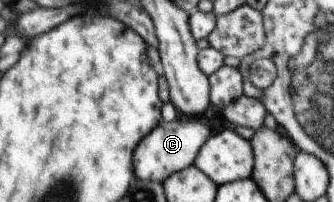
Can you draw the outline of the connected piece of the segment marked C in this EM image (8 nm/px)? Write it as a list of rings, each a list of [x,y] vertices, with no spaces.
[[[199,118],[159,123],[149,135],[135,147],[132,162],[134,176],[144,181],[163,182],[173,173],[179,172],[194,164],[197,153],[211,136],[209,128]]]

